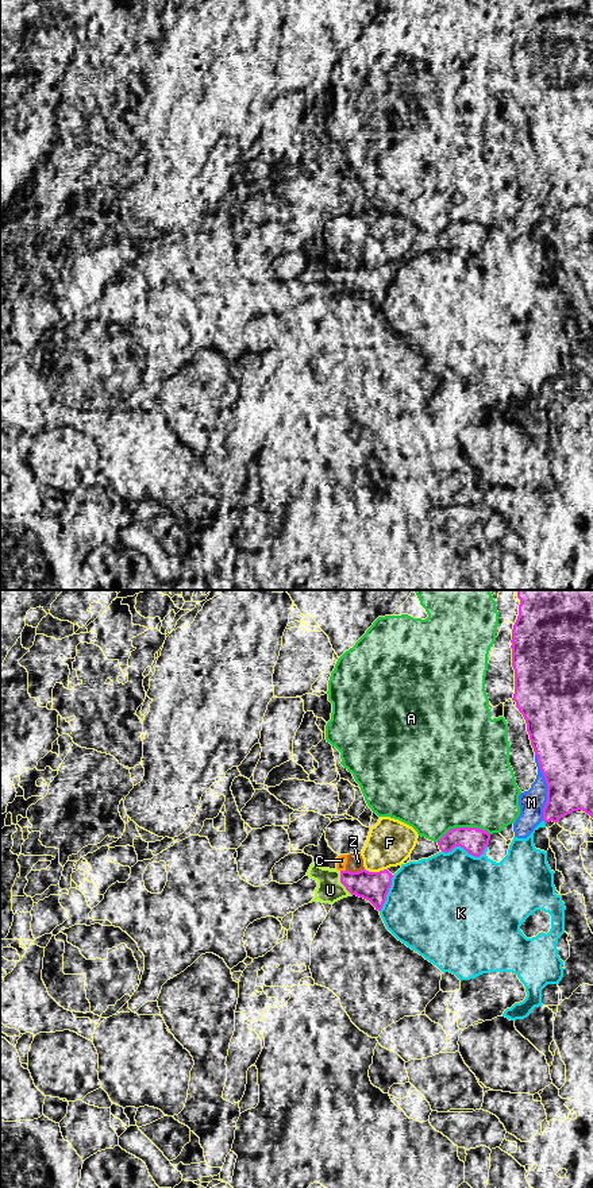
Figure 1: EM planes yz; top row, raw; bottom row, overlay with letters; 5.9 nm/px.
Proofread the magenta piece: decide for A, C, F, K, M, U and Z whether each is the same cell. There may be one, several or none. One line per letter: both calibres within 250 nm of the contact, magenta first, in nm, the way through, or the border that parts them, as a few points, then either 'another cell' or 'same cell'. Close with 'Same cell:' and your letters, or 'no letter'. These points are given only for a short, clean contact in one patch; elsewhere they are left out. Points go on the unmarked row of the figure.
A: 150/500 nm | another cell
C: 180/70 nm | another cell
F: 180/280 nm | another cell
K: 150/460 nm | another cell
M: 340/150 nm | another cell
U: 180/160 nm | same cell
Z: 180/100 nm | another cell
Same cell: U

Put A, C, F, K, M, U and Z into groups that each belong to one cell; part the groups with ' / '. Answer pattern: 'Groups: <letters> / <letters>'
Groups: A / C Z / F / K / M / U

